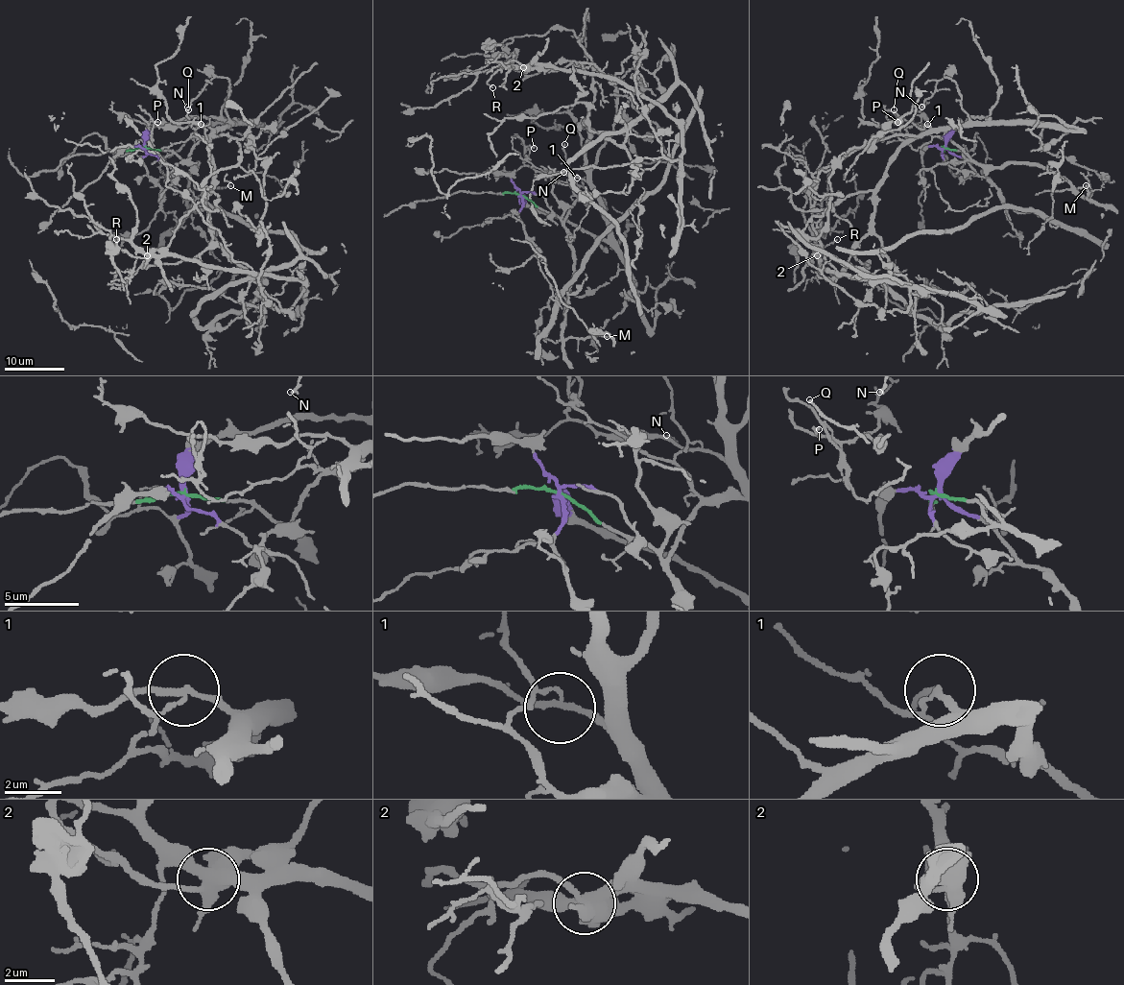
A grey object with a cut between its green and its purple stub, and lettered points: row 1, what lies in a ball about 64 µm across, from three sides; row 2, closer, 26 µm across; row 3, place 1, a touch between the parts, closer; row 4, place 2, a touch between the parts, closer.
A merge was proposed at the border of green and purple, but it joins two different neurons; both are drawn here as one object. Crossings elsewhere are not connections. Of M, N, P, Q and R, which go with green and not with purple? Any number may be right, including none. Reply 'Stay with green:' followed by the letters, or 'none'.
Stay with green: M, Q

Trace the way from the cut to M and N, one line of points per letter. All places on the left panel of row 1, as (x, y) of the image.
M: (146, 148), (168, 149), (190, 166), (198, 162), (190, 169), (186, 197), (195, 199), (214, 188), (230, 185)
N: (146, 148), (146, 139), (155, 127), (190, 118), (232, 122), (227, 108), (227, 78), (213, 78), (187, 108)

